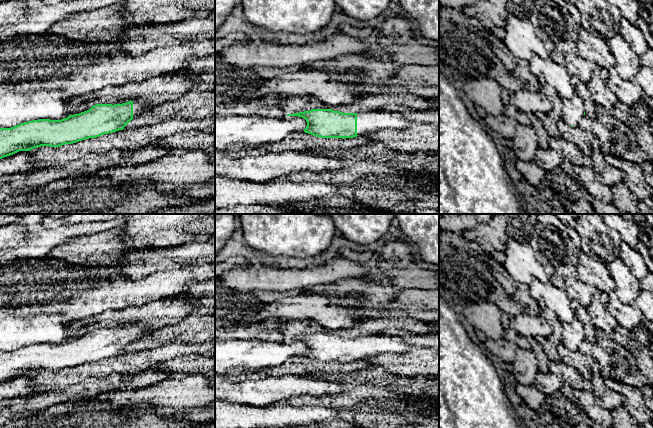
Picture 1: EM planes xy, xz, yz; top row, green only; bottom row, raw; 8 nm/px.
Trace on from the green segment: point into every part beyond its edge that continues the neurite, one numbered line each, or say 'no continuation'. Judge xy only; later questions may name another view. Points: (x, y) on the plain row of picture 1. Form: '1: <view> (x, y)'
1: xy (139, 332)

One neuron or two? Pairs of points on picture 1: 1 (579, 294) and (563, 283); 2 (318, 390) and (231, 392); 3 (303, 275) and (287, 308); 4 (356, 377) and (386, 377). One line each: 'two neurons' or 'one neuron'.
1: one neuron
2: one neuron
3: two neurons
4: one neuron

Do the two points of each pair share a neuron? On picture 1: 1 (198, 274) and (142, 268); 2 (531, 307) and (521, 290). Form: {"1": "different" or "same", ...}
{"1": "different", "2": "same"}

